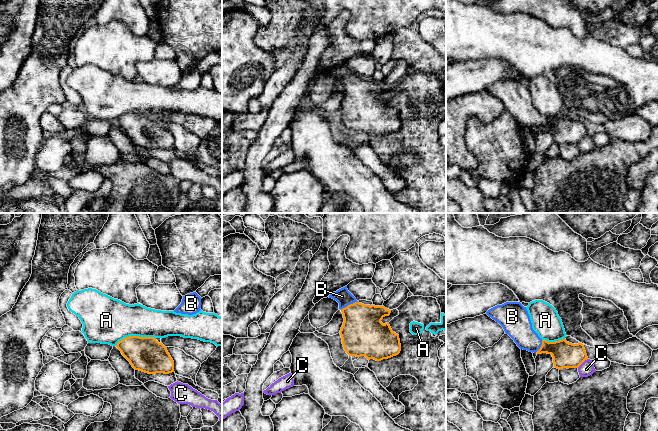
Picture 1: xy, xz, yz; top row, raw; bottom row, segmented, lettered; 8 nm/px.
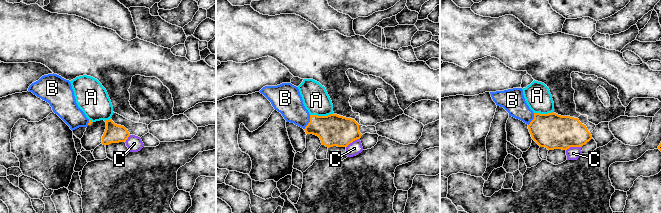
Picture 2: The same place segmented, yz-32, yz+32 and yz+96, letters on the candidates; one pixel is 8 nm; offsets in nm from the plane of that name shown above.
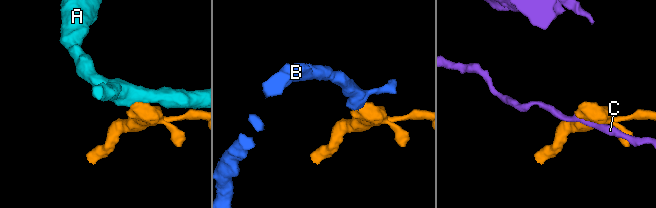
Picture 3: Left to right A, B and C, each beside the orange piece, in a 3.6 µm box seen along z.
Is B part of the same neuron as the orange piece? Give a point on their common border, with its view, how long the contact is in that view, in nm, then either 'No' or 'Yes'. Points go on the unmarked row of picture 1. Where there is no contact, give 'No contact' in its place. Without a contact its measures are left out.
Touches orange at xz (348, 81). Shared border 160 nm. Yes

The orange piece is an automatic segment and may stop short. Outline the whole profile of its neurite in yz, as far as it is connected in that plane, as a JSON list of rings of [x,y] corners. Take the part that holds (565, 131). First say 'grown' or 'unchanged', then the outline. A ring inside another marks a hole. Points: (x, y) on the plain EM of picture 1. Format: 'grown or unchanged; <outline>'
grown; [[[506,78],[489,85],[486,90],[498,98],[520,125],[553,133],[554,143],[578,144],[588,135],[582,119],[572,120],[562,115],[555,118],[542,116],[533,106],[526,83],[520,78]]]

